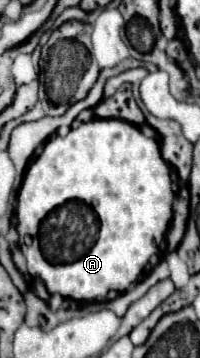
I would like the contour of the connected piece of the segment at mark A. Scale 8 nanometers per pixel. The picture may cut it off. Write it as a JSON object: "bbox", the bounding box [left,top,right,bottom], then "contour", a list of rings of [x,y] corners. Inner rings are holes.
{"bbox":[17,119,173,301],"contour":[[[93,119],[89,123],[81,123],[77,129],[71,129],[65,137],[59,137],[59,135],[53,135],[41,155],[29,165],[25,177],[23,177],[23,185],[19,189],[19,197],[17,197],[17,233],[19,233],[19,249],[21,253],[25,255],[27,259],[27,269],[29,269],[29,275],[31,277],[37,277],[41,279],[41,283],[47,287],[47,291],[51,295],[59,293],[61,297],[65,299],[73,299],[73,301],[95,301],[95,299],[105,299],[109,289],[117,291],[117,293],[123,293],[129,289],[131,283],[135,283],[139,279],[139,275],[143,273],[145,265],[149,263],[149,259],[159,251],[159,245],[161,241],[165,239],[165,233],[167,233],[167,227],[169,227],[169,221],[171,221],[171,205],[173,205],[173,191],[171,191],[171,175],[169,175],[169,165],[161,159],[161,151],[159,151],[159,145],[155,139],[149,139],[145,137],[139,127],[127,123],[127,121],[119,121],[119,119]],[[69,201],[83,201],[87,203],[93,213],[97,215],[97,223],[45,223],[45,219],[53,213],[53,211],[59,211],[65,203]]]}

